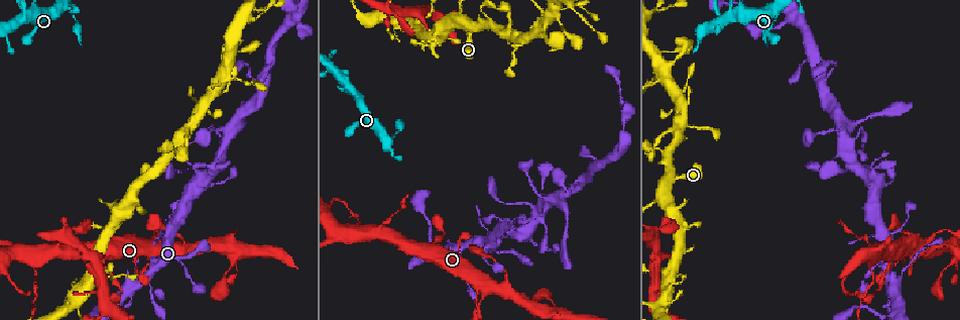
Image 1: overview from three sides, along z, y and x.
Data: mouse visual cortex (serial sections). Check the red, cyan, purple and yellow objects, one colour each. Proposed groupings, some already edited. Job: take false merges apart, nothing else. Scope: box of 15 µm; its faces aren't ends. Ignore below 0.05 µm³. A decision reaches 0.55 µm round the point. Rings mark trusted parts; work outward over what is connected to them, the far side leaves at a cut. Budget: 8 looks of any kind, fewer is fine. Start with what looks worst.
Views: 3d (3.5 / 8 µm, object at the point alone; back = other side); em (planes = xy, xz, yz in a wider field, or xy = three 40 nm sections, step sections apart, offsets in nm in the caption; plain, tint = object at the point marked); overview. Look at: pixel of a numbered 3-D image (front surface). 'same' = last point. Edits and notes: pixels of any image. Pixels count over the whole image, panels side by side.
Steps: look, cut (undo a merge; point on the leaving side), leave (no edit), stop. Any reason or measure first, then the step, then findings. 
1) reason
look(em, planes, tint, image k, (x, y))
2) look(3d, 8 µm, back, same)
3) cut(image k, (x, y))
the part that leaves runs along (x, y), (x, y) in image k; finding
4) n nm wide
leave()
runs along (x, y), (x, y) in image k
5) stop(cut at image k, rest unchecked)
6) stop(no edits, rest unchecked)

thick turns thin
look(3d, 3.5 µm, image 1, (903, 269))

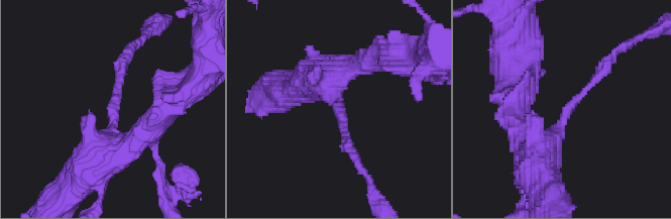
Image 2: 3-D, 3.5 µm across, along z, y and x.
arms of 150, 400 nm; need the tissue
look(em, xy, step 2, tint, image 2, (339, 107))

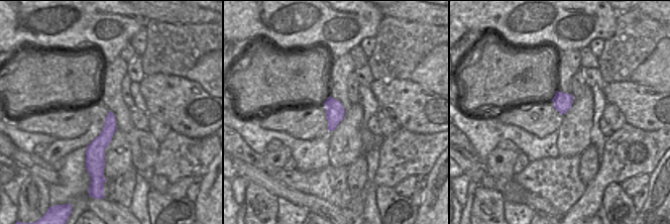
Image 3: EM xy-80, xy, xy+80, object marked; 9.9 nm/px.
leave()
all the same cell

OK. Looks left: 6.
abrupt turn
look(3d, 3.5 µm, back, image 1, (862, 126))

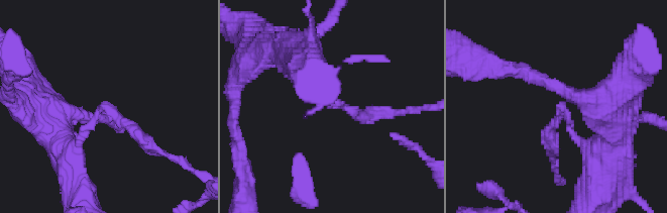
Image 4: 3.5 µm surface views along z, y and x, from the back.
leave()
runs along (294, 59), (312, 94), (377, 112) in image 4; continuous, no second cell

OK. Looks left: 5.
calibre changes
look(3d, 3.5 µm, image 1, (8, 28))

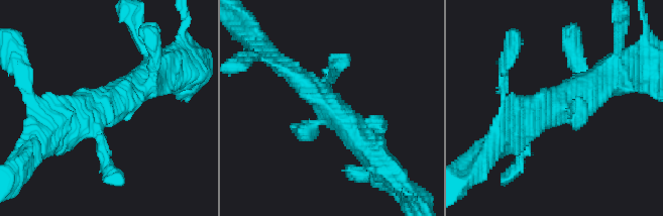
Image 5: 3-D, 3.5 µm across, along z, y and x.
look(em, xy, step 5, tint, image 5, (334, 110))

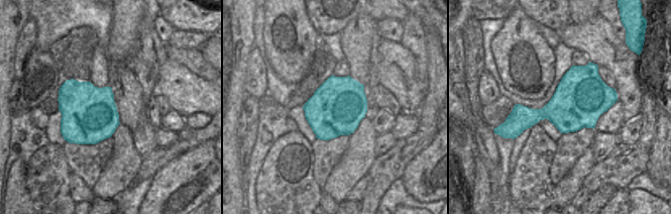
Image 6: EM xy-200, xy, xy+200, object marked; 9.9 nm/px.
leave()
runs along (602, 82), (545, 113), (522, 153) in image 5; all the same cell

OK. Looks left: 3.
stop(no edits, rest unchecked)

